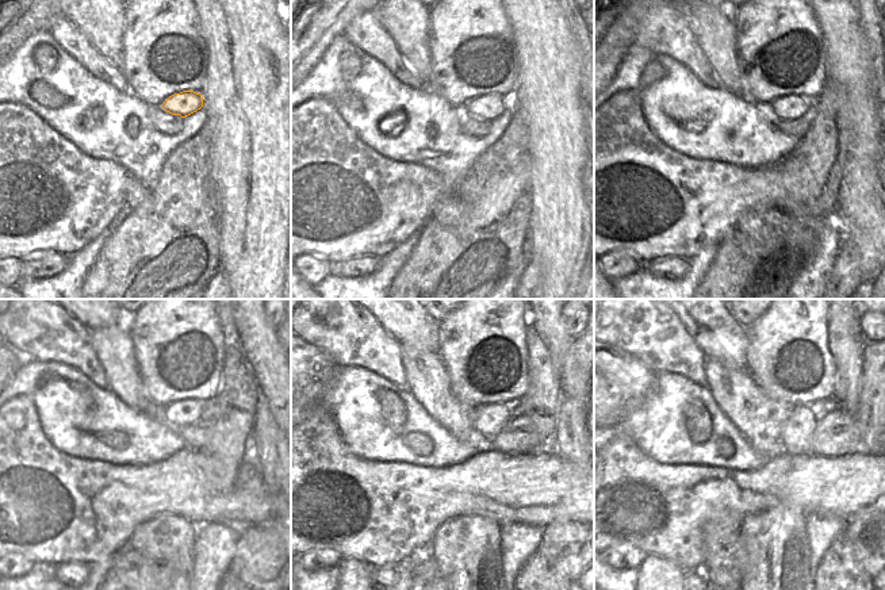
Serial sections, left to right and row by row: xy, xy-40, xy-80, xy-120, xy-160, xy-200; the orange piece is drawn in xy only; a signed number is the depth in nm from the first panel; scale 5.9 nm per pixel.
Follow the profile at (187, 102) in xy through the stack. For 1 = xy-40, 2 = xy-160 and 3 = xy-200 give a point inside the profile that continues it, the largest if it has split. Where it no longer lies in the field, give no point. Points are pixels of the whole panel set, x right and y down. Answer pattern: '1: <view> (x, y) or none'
1: xy-40 (487, 107)
2: xy-160 (489, 420)
3: xy-200 (797, 429)

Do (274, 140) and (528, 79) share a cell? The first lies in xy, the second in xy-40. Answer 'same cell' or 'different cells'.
same cell

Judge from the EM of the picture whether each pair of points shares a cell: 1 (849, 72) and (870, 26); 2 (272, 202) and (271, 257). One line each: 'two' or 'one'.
1: two
2: one

